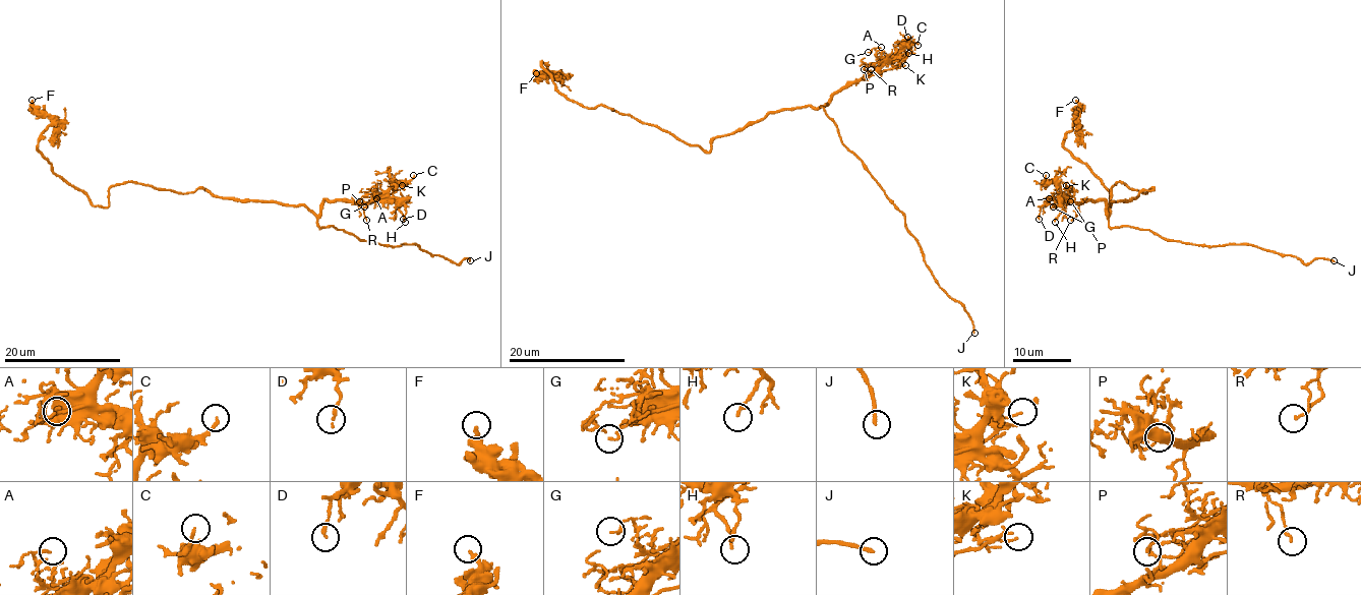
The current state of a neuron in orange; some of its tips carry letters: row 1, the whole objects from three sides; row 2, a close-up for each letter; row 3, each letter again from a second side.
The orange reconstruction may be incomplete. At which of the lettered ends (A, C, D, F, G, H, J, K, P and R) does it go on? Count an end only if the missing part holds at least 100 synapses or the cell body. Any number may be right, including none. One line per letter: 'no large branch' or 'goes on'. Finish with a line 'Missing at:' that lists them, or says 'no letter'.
A: no large branch
C: no large branch
D: no large branch
F: no large branch
G: no large branch
H: no large branch
J: goes on
K: no large branch
P: no large branch
R: no large branch
Missing at: J

